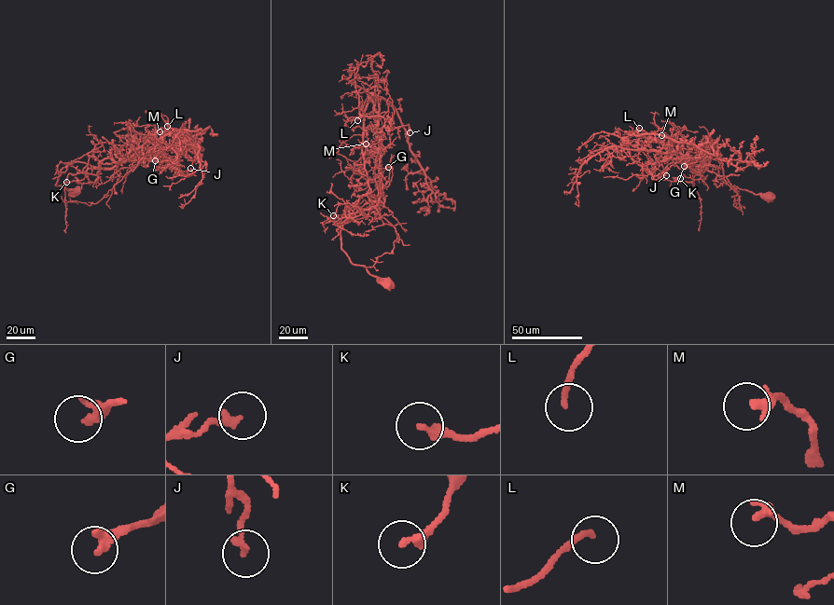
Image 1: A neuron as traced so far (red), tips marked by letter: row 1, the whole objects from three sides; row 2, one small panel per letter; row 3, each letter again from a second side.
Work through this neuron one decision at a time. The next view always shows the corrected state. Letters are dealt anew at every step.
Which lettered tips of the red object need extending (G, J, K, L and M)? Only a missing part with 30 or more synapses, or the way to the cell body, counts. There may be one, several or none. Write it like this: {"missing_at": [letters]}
{"missing_at": []}

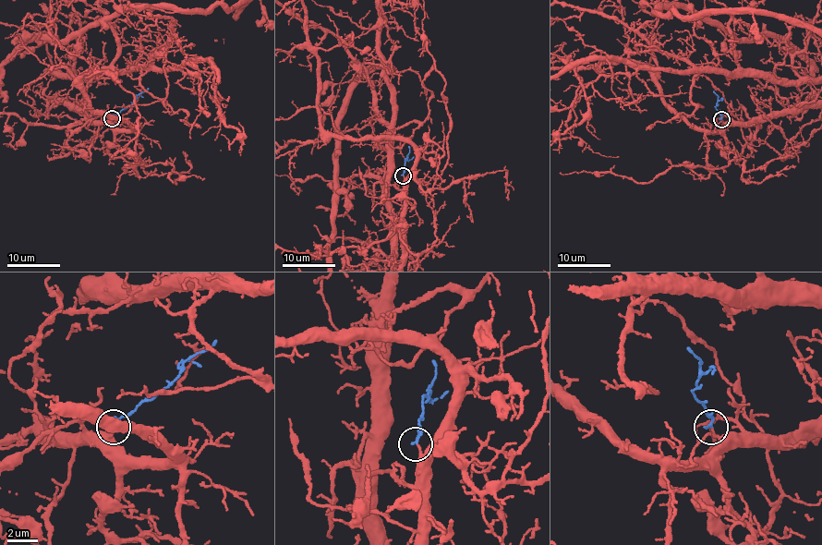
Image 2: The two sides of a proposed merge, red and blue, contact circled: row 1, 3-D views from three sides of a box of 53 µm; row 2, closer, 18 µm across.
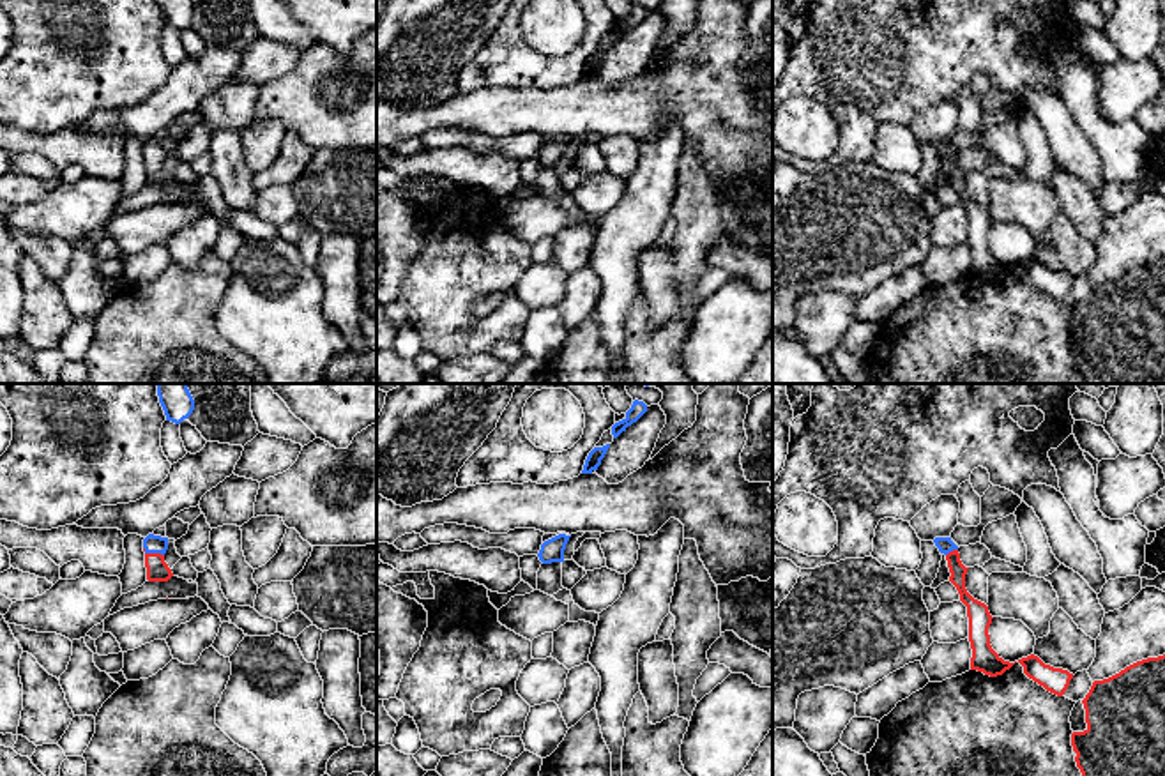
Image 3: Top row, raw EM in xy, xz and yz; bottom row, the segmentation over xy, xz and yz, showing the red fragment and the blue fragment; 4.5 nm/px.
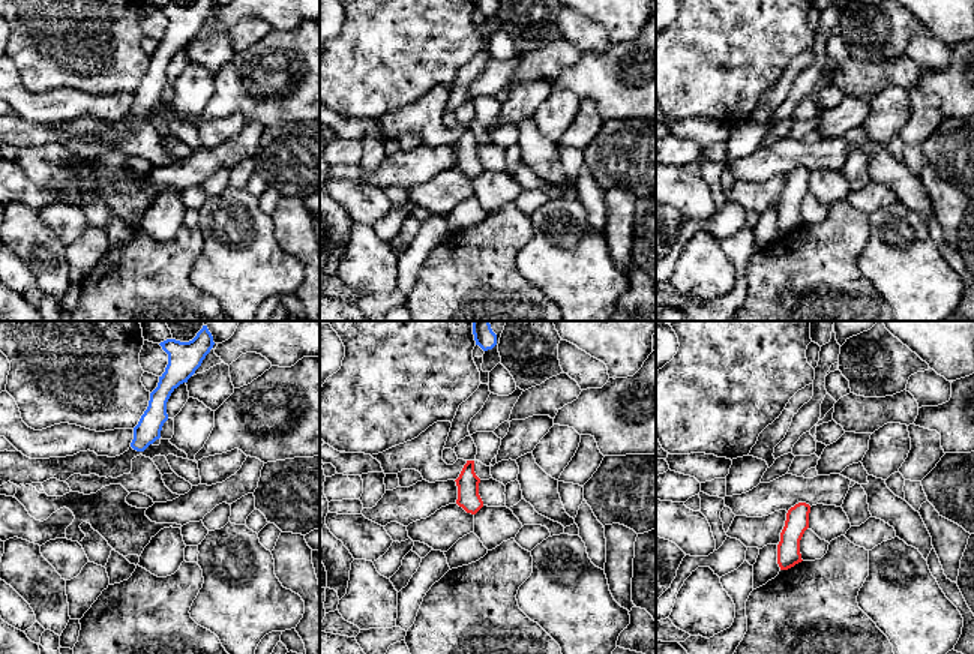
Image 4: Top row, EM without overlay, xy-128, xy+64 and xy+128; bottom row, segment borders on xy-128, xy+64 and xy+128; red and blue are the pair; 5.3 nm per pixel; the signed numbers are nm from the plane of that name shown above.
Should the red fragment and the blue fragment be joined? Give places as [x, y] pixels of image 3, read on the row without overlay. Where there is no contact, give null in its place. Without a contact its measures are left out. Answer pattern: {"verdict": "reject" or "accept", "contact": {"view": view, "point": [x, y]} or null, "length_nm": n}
{"verdict": "accept", "contact": {"view": "xy", "point": [152, 158]}, "length_nm": 100}

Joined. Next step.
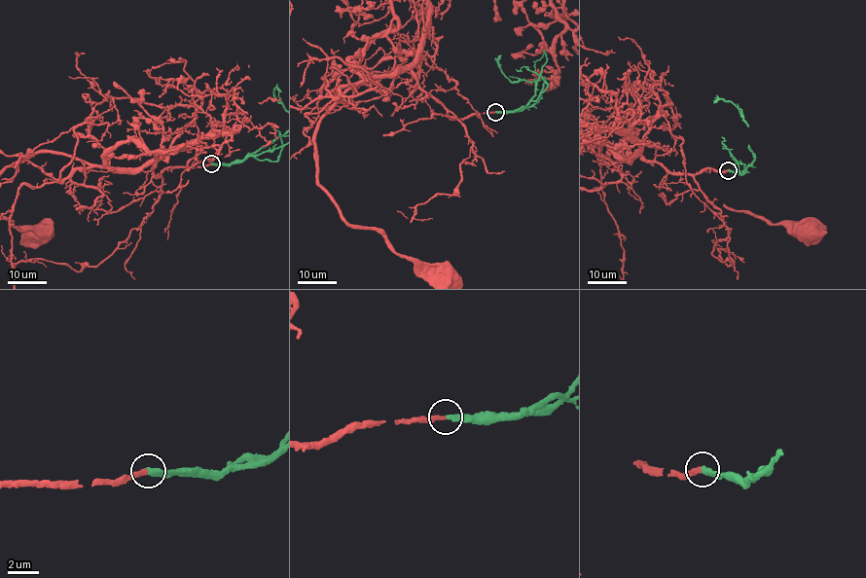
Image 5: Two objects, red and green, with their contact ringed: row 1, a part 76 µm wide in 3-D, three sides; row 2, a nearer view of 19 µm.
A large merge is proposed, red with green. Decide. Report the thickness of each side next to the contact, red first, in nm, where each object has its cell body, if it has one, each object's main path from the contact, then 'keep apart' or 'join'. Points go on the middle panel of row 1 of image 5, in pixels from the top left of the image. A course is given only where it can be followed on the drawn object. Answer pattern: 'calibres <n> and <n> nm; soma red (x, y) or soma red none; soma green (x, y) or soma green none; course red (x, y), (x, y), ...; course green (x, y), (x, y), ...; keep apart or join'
calibres 280 and 360 nm; soma red (444, 274); soma green none; course red (494, 112), (450, 119), (403, 70), (366, 77), (318, 127), (318, 184), (340, 217), (444, 274); course green (495, 112), (518, 110), (537, 103), (545, 78), (512, 81), (498, 63), (501, 54); join

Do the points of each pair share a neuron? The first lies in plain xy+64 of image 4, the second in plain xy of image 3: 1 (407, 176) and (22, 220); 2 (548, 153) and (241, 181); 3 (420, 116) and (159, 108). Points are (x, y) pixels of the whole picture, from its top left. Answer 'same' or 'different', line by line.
1: same
2: same
3: different

